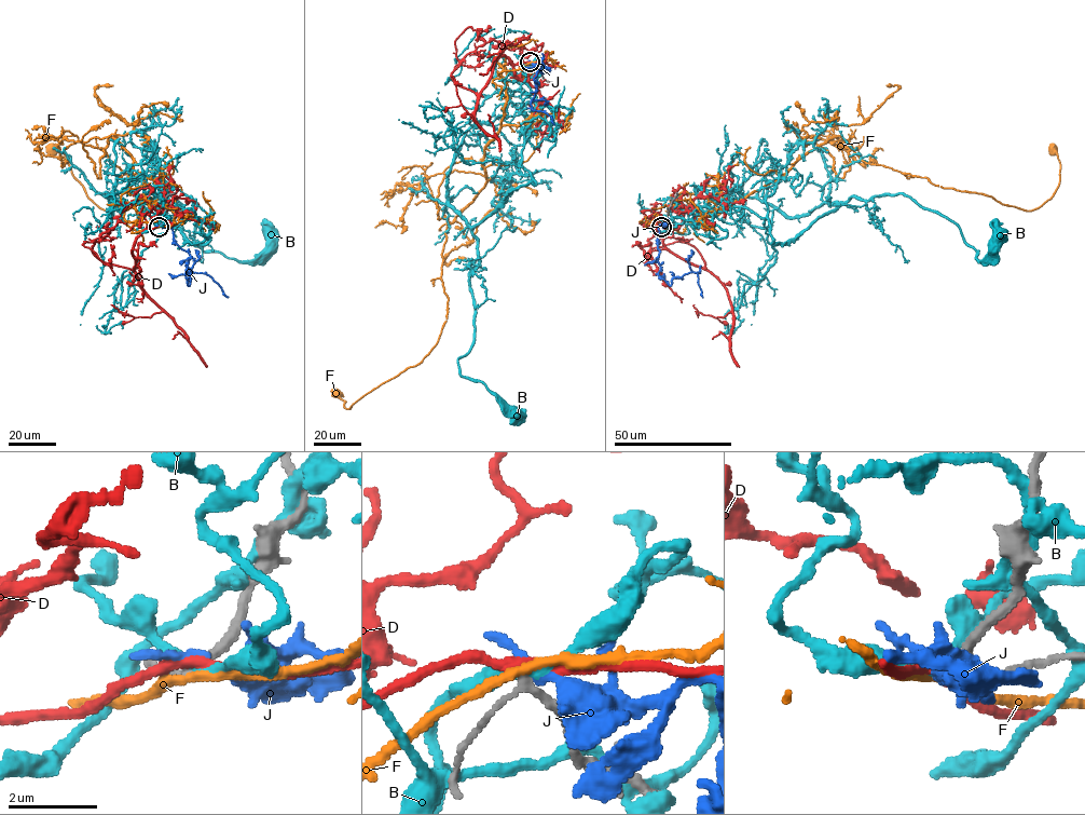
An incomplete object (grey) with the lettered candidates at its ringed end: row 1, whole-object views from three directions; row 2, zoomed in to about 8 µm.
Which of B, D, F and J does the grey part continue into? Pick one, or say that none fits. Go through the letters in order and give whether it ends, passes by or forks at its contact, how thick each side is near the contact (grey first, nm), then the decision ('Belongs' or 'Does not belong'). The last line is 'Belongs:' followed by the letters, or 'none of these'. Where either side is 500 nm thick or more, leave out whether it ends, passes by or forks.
B: It passes by. Thickness 160 nm (grey) against 170 nm. Does not belong
D: It passes by. Thickness 160 nm (grey) against 240 nm. Belongs
F: It passes by. Thickness 160 nm (grey) against 200 nm. Does not belong
J: It passes by. Thickness 180 nm (grey) against 240 nm. Does not belong
Belongs: D

